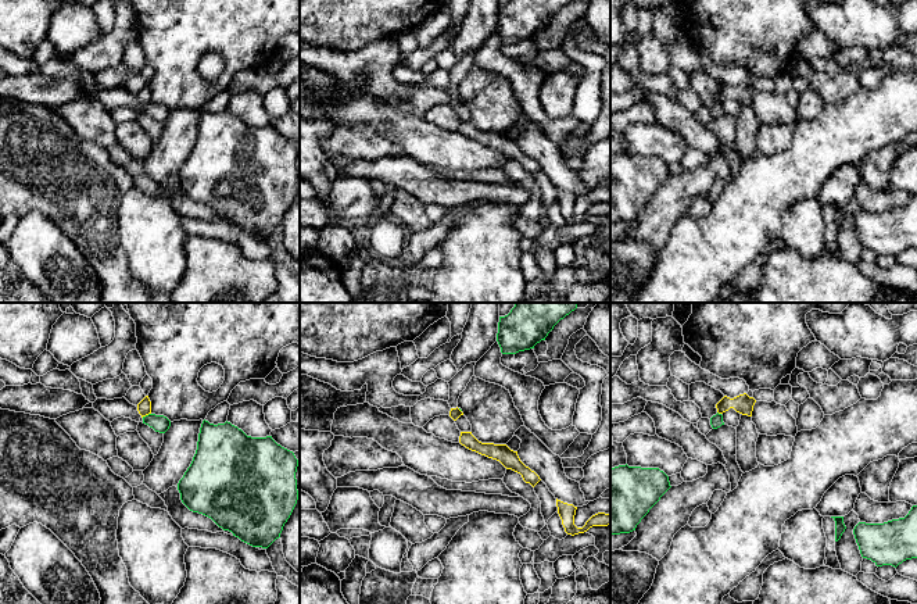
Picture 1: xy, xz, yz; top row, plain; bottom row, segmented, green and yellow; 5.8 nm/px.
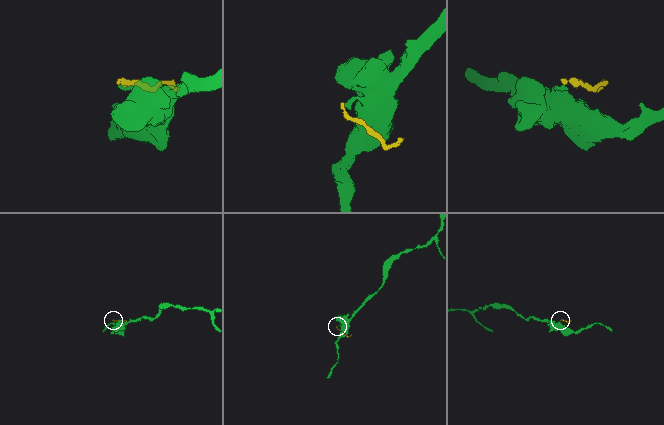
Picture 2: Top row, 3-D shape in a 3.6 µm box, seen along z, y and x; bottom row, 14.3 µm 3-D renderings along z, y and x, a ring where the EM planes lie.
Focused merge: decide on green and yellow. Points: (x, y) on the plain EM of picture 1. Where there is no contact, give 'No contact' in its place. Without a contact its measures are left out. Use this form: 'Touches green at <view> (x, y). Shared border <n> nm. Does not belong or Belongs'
Touches green at xy (146, 104). Shared border 60 nm. Does not belong

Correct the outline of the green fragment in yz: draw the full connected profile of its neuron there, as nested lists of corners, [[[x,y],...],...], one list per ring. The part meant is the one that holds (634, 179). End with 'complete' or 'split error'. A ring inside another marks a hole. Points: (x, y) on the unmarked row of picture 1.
[[[610,157],[610,224],[635,219],[670,176],[669,165],[659,157]]]; complete

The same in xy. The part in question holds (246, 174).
[[[204,108],[196,143],[178,179],[190,200],[211,207],[252,236],[268,237],[280,226],[297,193],[297,156],[294,142],[277,133],[272,125],[251,126],[228,110],[214,114]]]; complete

